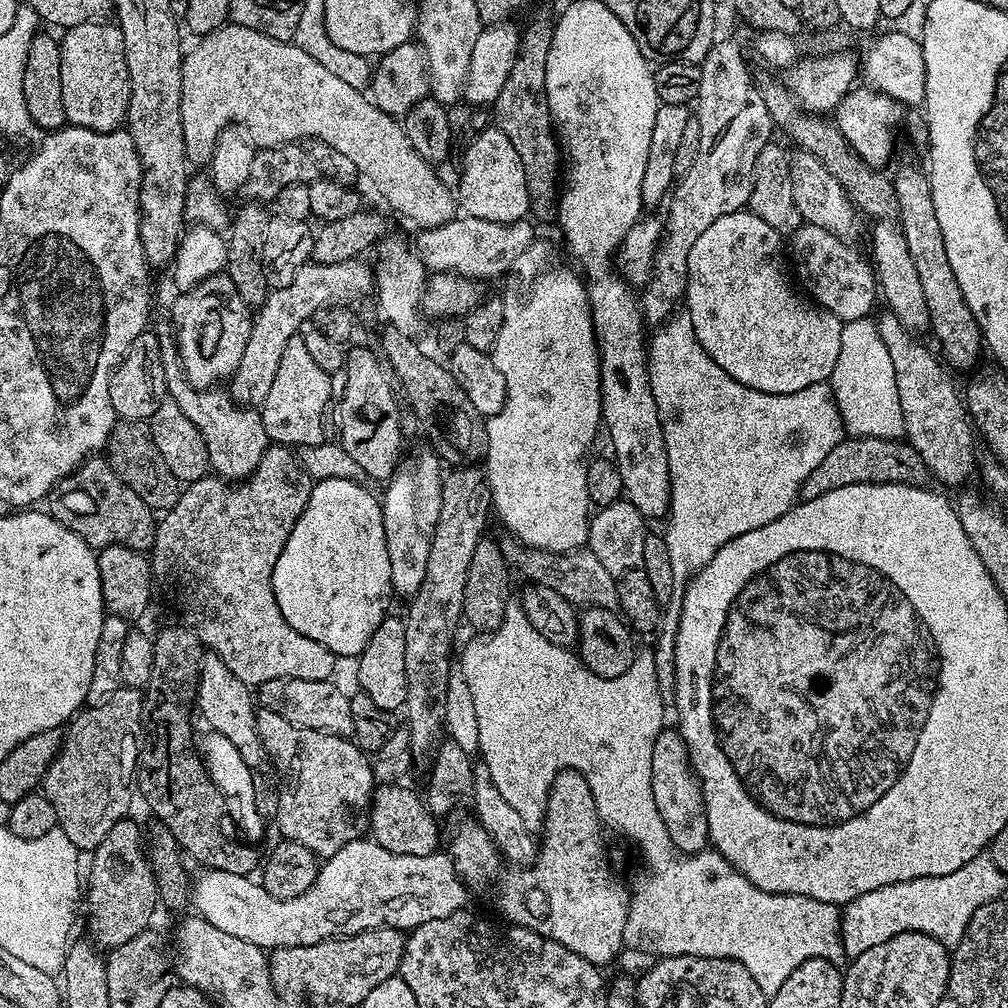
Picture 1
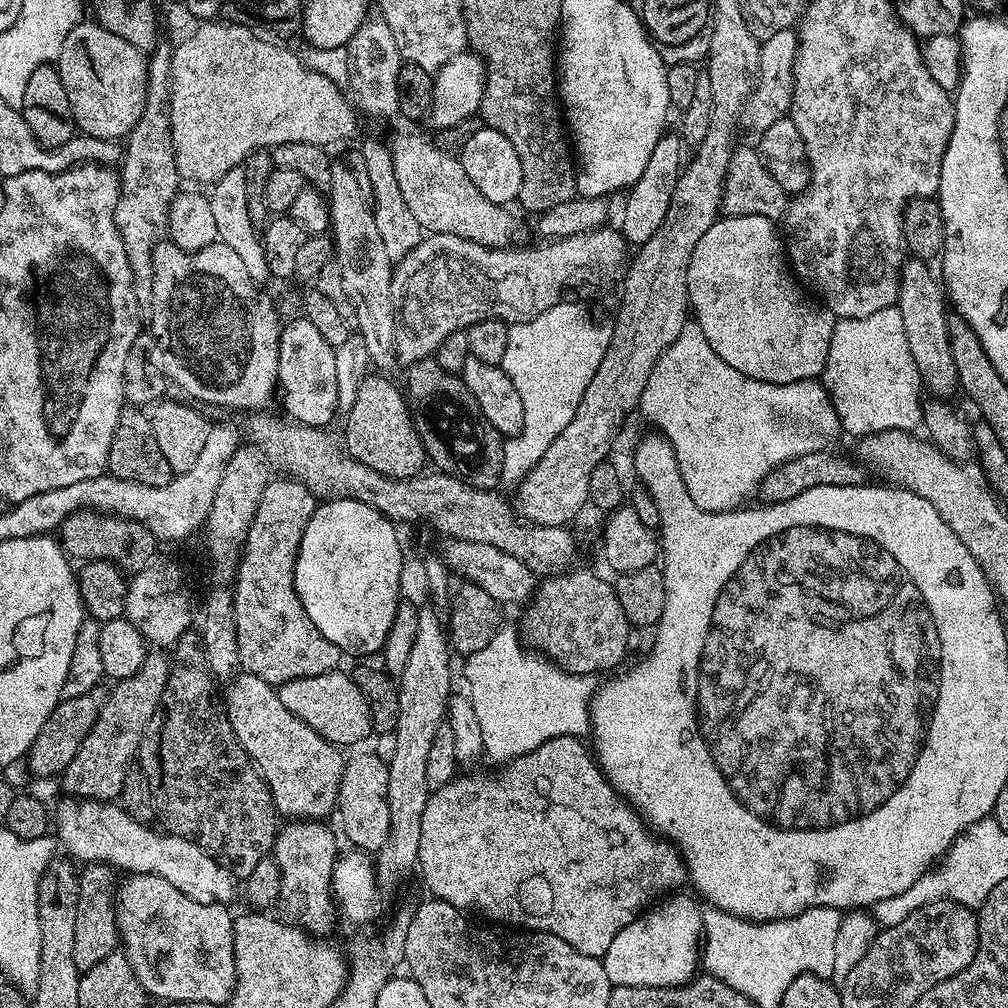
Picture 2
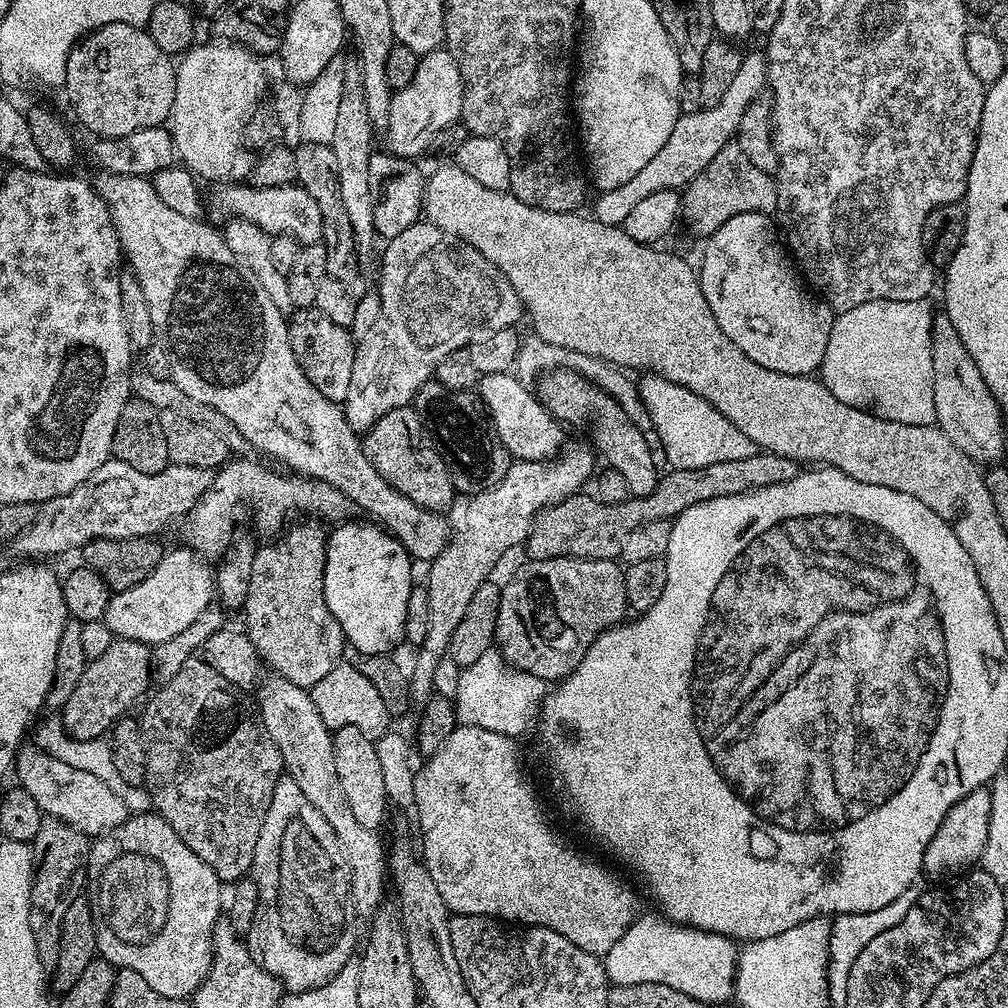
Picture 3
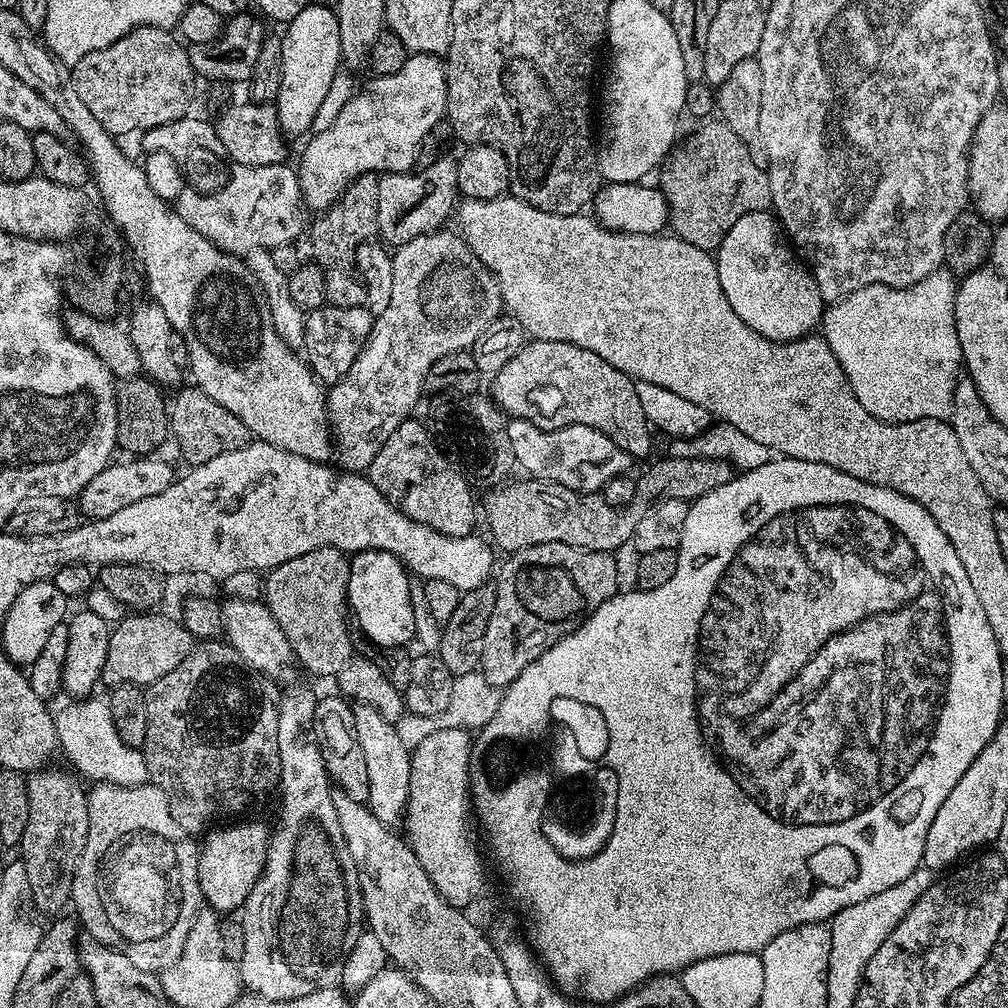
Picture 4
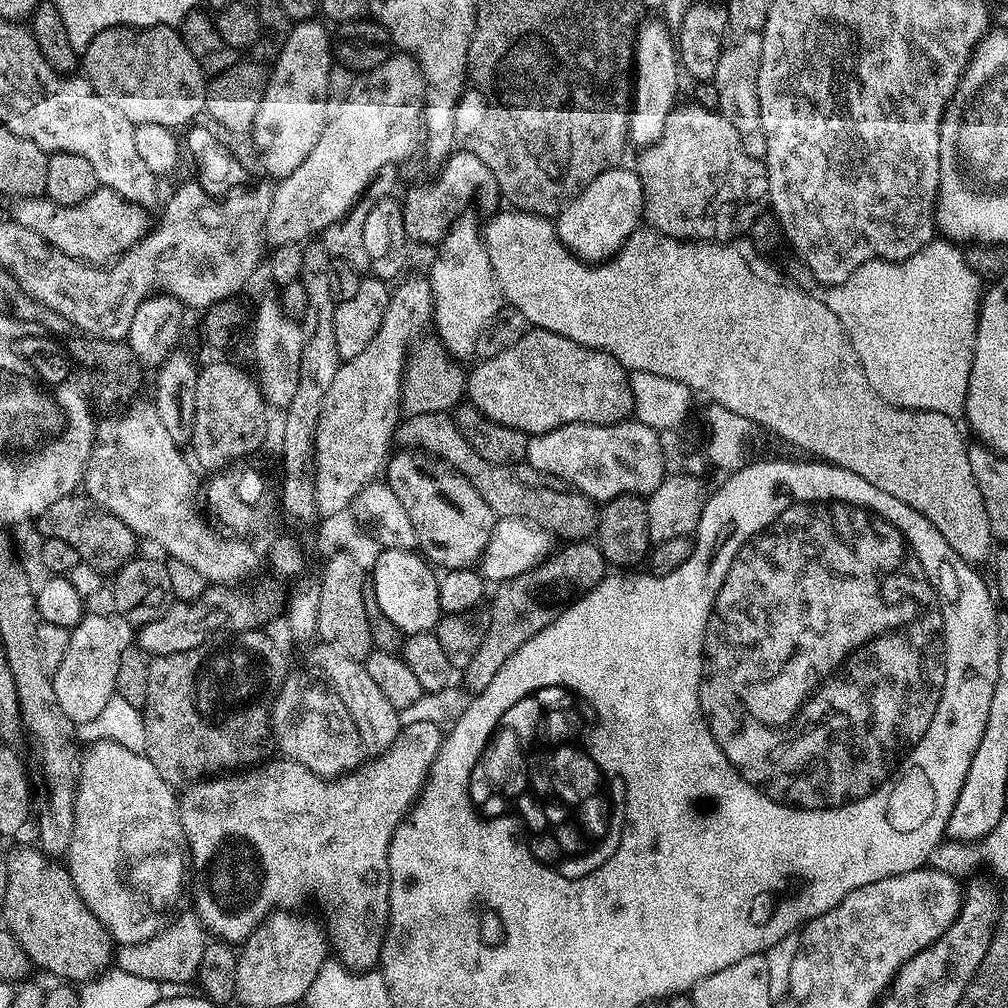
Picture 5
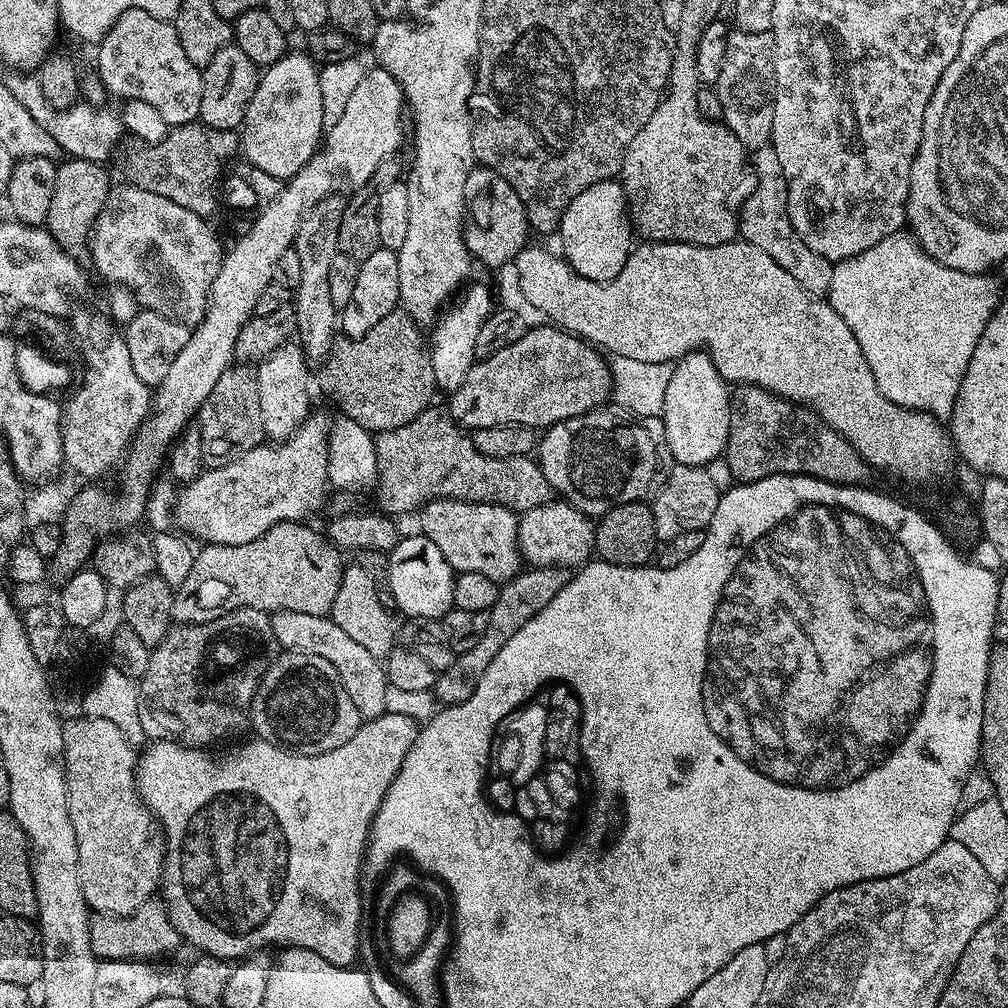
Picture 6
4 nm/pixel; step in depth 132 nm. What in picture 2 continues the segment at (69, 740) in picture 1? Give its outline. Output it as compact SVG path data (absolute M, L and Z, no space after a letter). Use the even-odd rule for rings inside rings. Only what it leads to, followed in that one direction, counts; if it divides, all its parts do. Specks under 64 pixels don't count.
M152 650L147 653L136 674L111 685L112 692L110 688L105 695L104 705L100 707L90 734L86 734L78 754L74 754L74 762L70 762L62 773L64 788L68 791L65 793L69 797L105 802L115 801L119 797L129 767L137 759L144 743L148 724L160 709L160 699L166 690L171 669L171 659L163 651Z

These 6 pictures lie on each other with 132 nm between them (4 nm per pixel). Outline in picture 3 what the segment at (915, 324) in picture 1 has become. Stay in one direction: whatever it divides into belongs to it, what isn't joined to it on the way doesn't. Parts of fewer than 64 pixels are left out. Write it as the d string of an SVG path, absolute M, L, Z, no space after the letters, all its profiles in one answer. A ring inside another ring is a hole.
M947 314L932 317L932 357L934 358L934 410L936 424L977 466L996 466L1004 456L1005 417L1000 415L998 402L990 394L970 350L962 346L954 322Z

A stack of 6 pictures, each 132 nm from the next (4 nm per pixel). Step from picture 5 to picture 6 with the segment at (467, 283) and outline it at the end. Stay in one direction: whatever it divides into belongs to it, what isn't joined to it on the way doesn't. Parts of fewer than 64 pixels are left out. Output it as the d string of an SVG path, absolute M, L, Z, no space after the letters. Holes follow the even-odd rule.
M469 283L455 297L451 307L435 321L431 329L433 330L432 336L430 332L430 355L434 382L437 389L444 394L456 392L462 386L462 382L466 381L467 374L477 362L474 342L478 342L478 330L482 330L482 322L486 322L486 318L494 311L491 290L484 284L471 284Z

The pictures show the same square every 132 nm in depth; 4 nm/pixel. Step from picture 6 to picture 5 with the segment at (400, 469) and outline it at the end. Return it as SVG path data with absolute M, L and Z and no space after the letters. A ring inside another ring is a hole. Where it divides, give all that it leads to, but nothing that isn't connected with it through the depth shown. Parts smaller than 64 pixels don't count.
M431 412L401 419L394 437L395 443L409 449L427 452L443 460L448 467L468 480L482 494L486 506L497 517L512 516L526 520L537 528L544 528L553 537L564 542L584 542L595 533L598 508L593 501L574 488L569 488L558 478L534 470L525 462L522 464L491 464L486 462L458 434L455 419L448 412Z

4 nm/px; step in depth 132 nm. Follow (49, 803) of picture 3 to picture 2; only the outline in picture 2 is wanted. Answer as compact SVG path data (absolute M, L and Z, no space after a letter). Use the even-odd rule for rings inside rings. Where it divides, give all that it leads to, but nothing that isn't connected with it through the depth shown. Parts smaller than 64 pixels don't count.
M64 798L54 808L54 828L60 831L59 843L73 861L106 864L116 870L125 868L123 871L128 874L166 878L170 886L178 886L178 890L200 904L228 906L236 896L236 888L238 892L237 877L205 848L181 836L155 832L155 827L130 818L119 803Z

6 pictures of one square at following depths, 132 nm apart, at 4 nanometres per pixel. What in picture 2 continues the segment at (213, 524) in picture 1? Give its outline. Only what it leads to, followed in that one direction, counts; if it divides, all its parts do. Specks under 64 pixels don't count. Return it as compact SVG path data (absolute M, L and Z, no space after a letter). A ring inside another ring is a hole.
M287 478L269 479L266 490L262 490L262 502L258 502L254 522L250 522L248 536L244 539L244 551L240 557L240 565L236 567L232 605L238 634L240 668L273 686L279 686L298 678L326 674L333 671L339 665L336 663L342 659L340 648L334 646L334 642L322 638L322 634L318 634L318 626L314 626L306 610L302 610L302 602L294 586L294 566L298 558L302 534L314 514L317 503L316 496L310 494L310 490L302 486L302 482Z

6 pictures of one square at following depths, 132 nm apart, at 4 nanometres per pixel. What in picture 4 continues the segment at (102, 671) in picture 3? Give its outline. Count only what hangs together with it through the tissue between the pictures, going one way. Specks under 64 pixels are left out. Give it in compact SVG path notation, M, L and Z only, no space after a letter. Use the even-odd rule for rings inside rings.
M128 614L111 629L109 650L103 672L103 683L108 686L135 684L147 686L166 678L174 666L182 663L192 652L194 637L179 623L172 624L168 616L156 614Z

